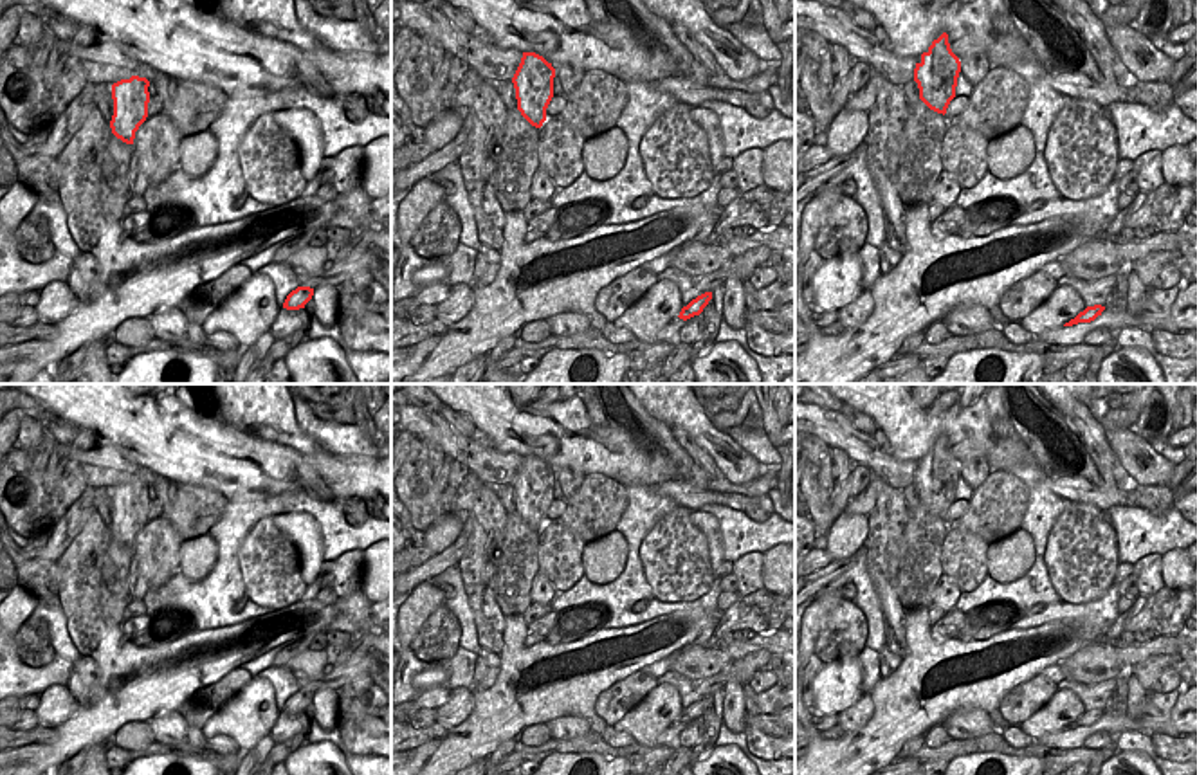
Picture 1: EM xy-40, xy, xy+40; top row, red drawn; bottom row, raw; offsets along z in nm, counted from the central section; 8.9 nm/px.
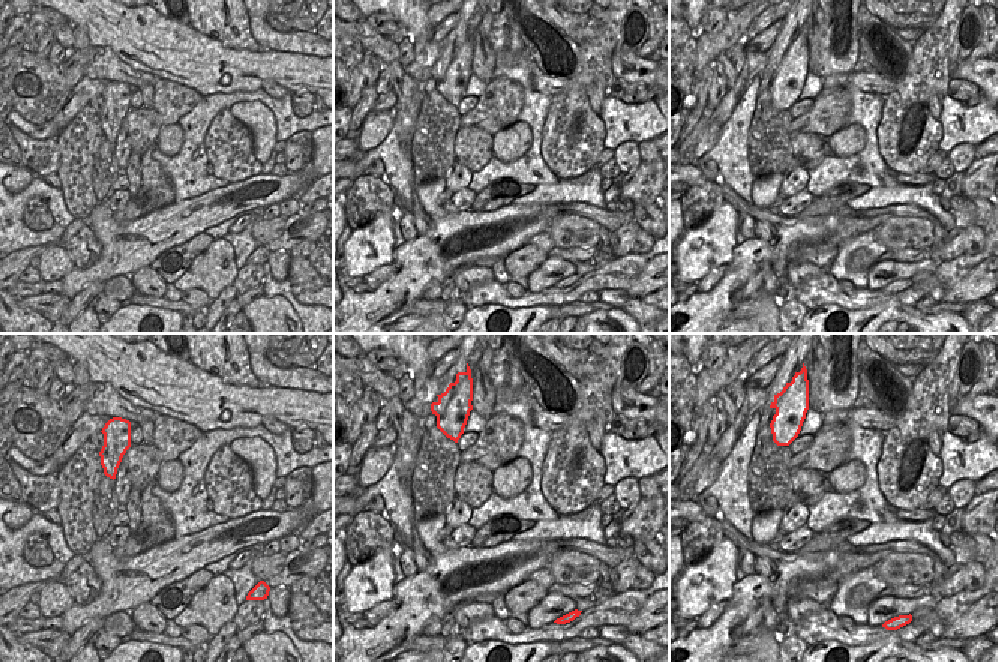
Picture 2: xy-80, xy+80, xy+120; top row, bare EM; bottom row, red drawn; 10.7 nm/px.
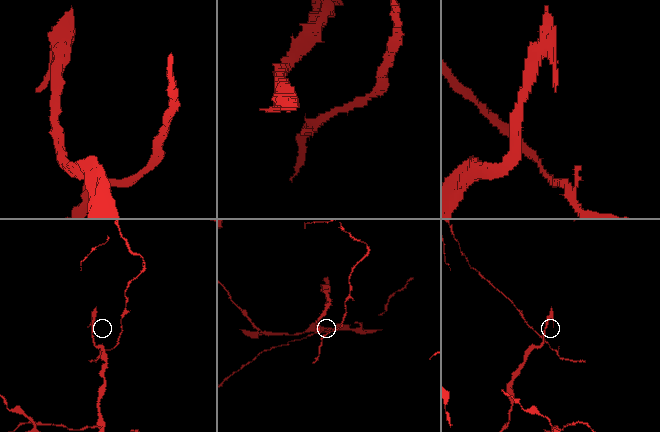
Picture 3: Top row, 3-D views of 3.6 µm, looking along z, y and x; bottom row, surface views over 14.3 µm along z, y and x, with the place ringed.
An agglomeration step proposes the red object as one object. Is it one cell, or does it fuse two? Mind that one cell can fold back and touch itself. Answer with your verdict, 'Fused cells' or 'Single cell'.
Fused cells.

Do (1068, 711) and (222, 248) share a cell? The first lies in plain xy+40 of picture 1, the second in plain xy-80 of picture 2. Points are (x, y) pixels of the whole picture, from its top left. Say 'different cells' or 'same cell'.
same cell

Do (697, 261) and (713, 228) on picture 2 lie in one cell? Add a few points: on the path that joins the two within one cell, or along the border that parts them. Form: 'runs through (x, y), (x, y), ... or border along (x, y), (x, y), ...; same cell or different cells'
runs through (697, 254), (713, 236); same cell

